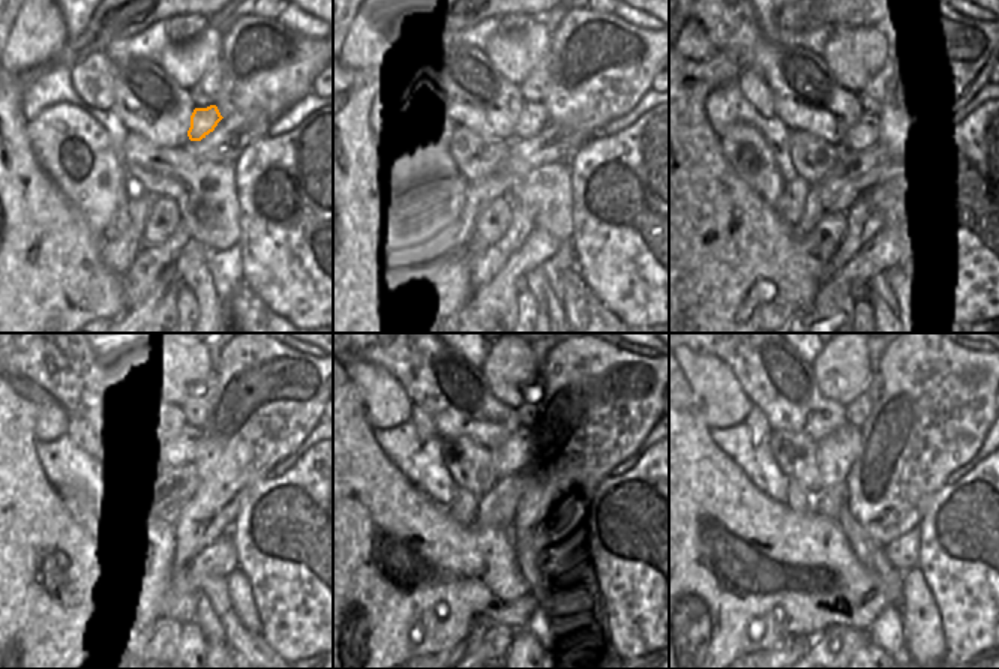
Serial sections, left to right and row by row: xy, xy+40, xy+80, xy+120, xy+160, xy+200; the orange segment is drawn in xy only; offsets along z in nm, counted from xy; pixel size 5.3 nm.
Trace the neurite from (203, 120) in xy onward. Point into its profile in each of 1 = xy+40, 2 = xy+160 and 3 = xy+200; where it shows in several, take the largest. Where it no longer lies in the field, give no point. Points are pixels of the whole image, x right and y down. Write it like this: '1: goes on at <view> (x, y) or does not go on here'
1: goes on at xy+40 (534, 117)
2: goes on at xy+160 (510, 458)
3: goes on at xy+200 (836, 453)

